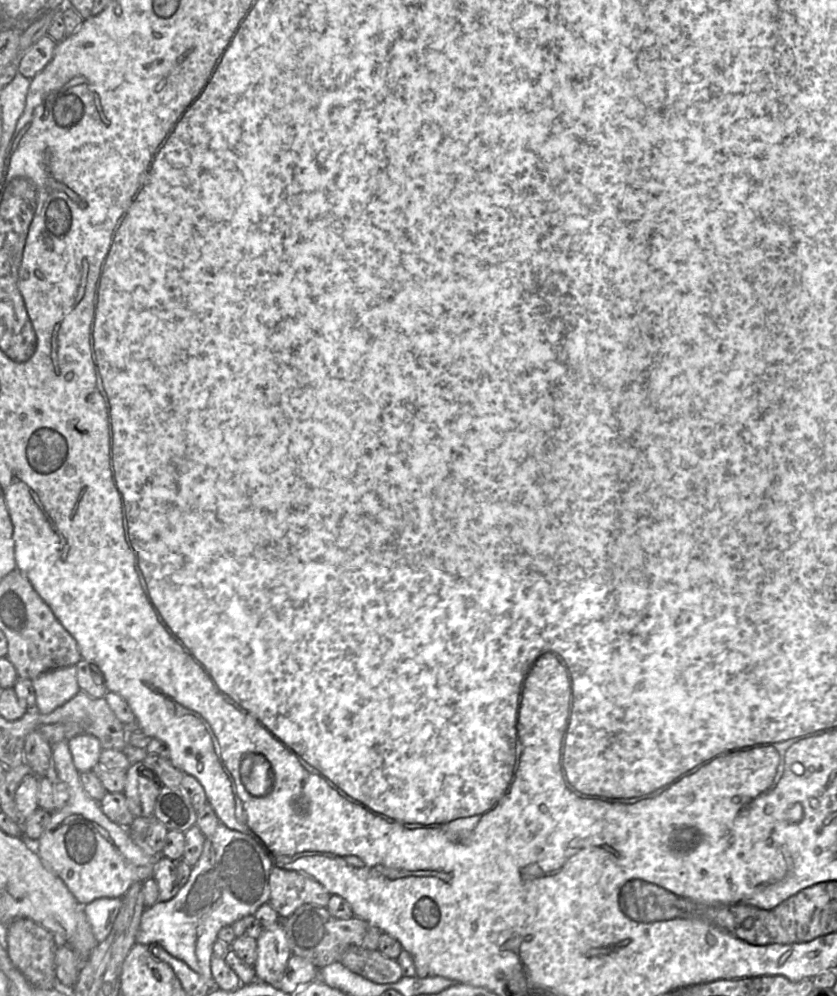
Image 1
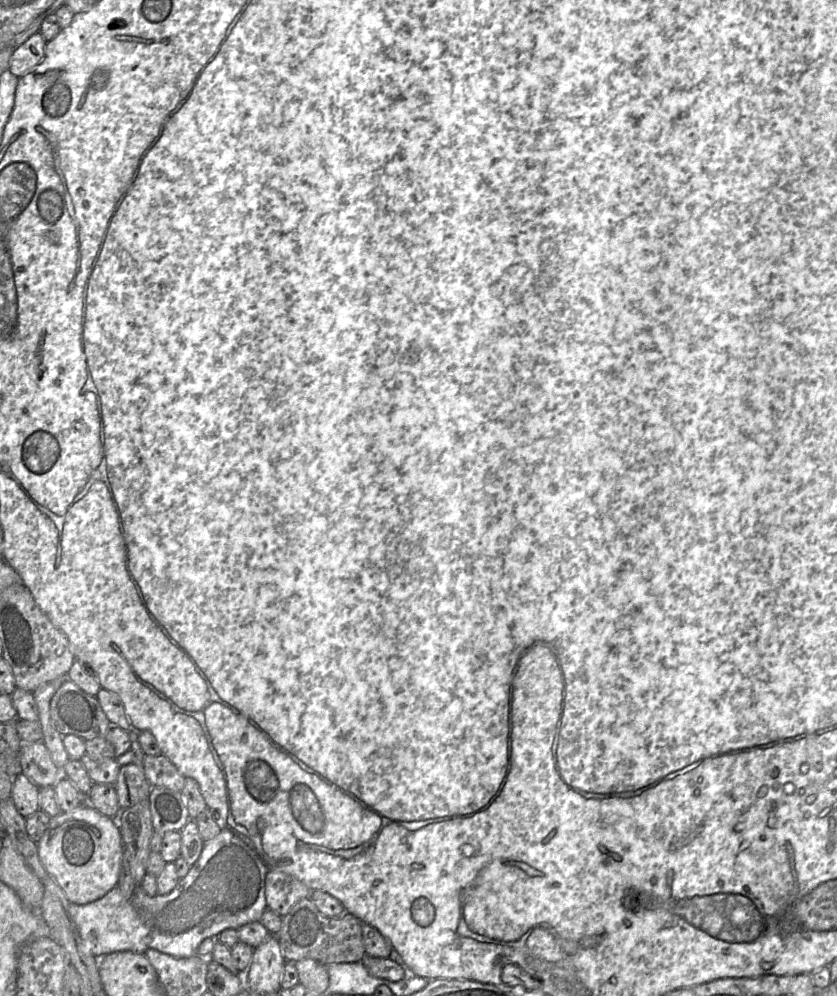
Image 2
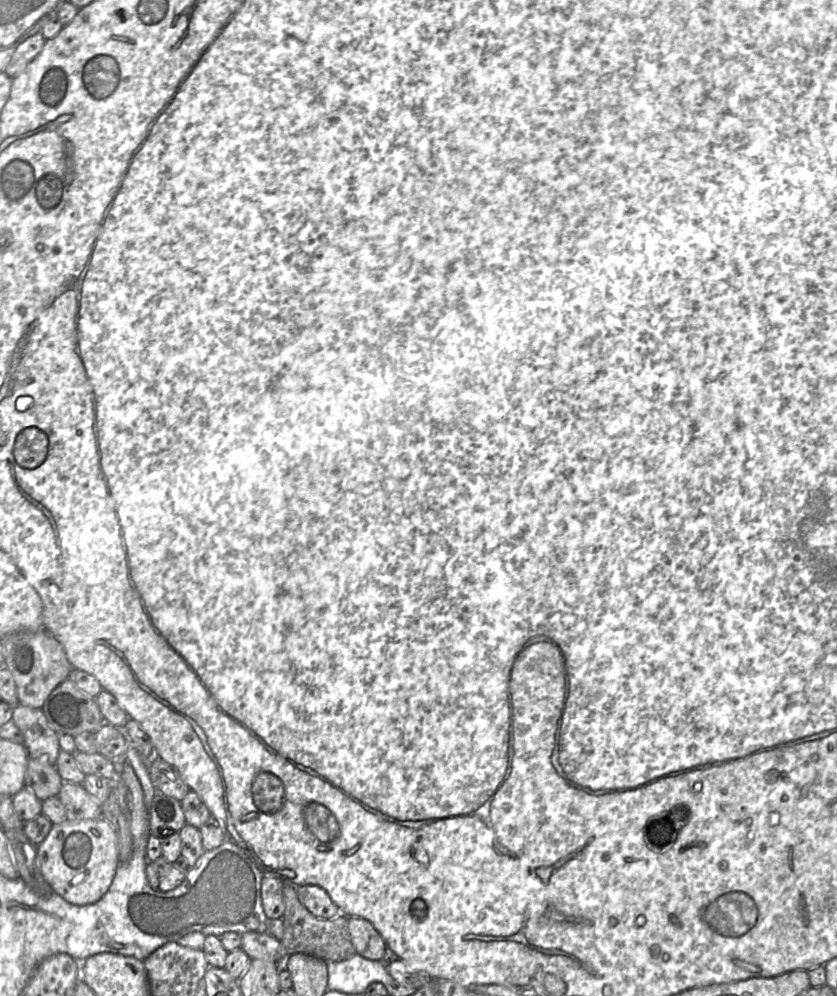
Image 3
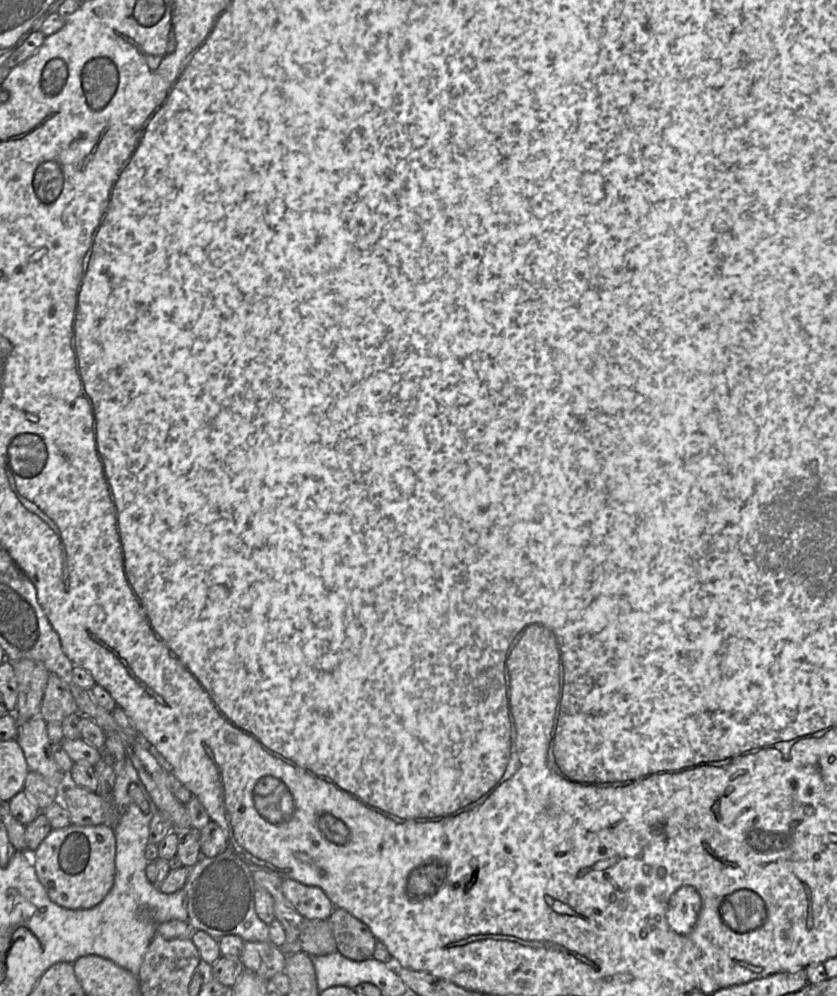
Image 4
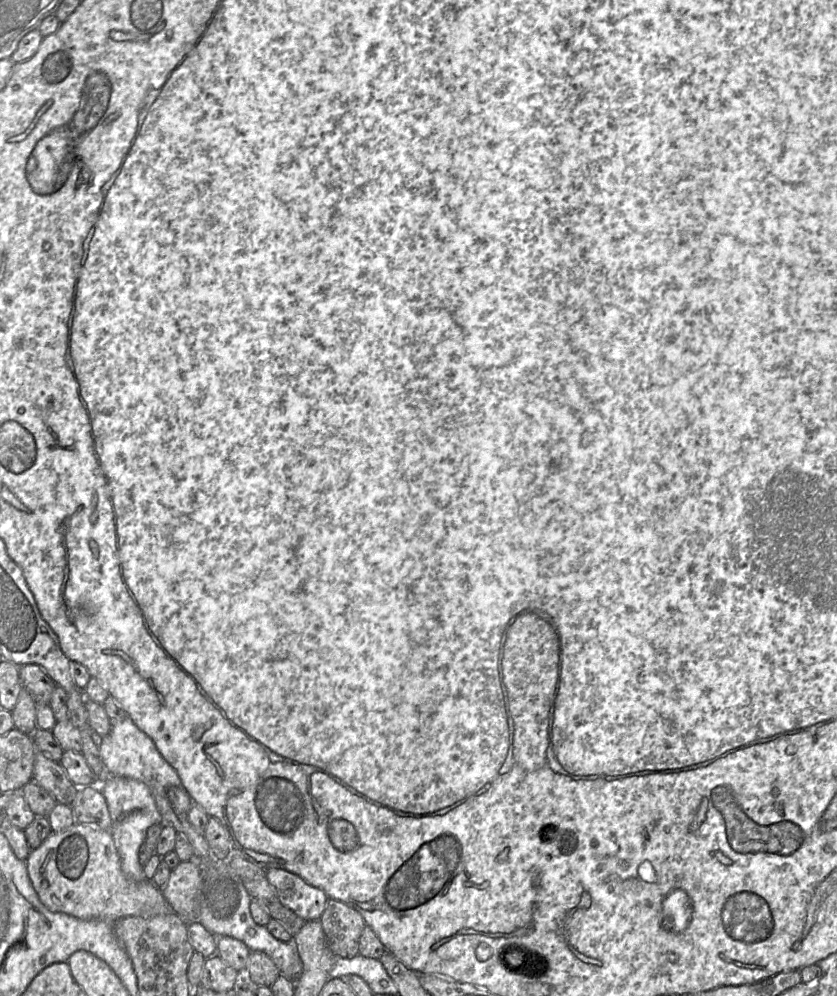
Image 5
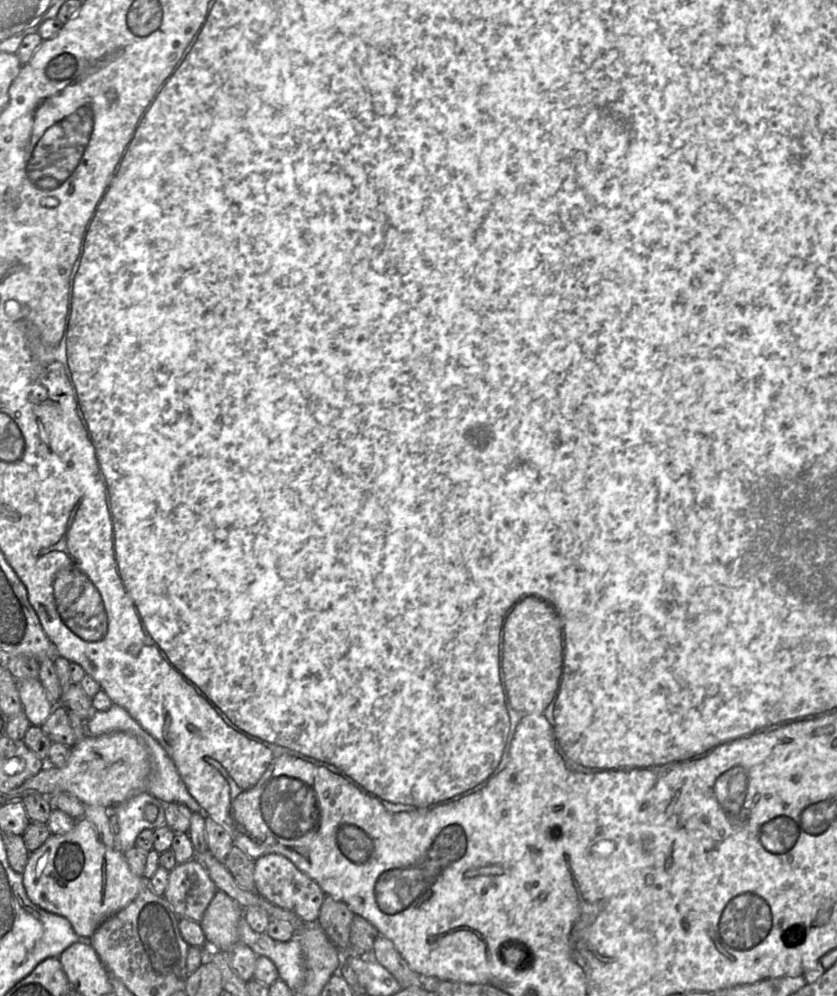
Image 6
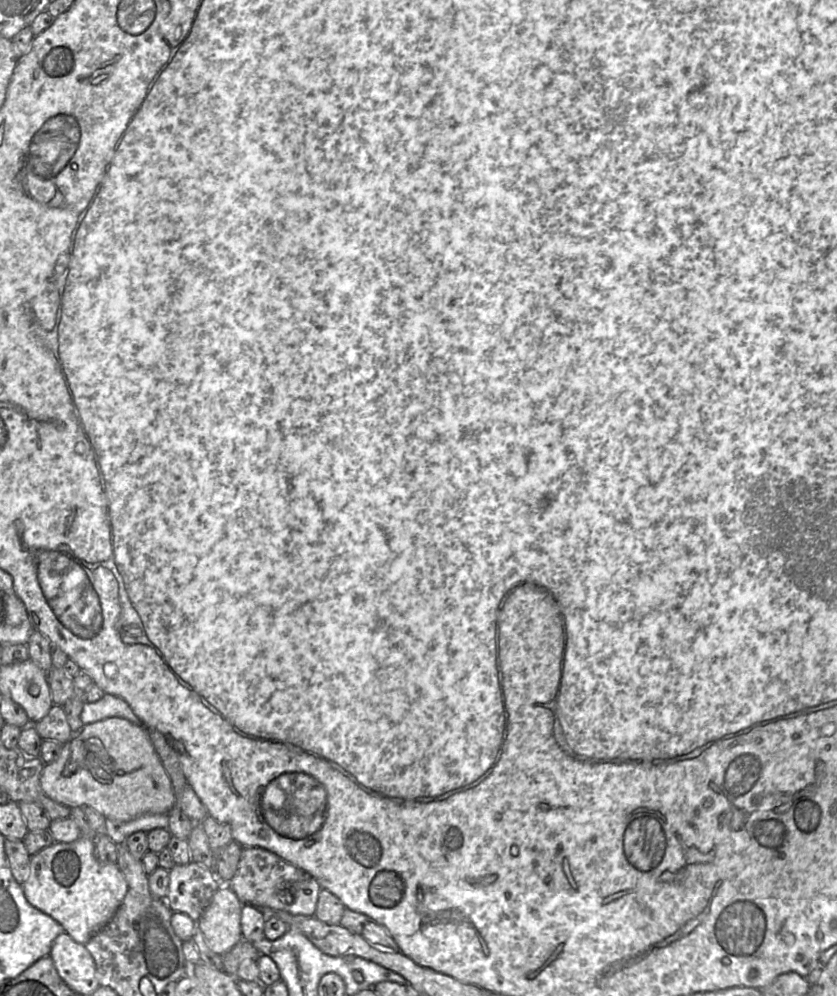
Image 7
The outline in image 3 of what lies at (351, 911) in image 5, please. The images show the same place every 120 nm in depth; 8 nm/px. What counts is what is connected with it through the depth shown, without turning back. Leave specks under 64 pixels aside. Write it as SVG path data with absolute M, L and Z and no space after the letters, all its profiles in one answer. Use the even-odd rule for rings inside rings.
M348 917L348 930L358 955L369 960L383 960L387 944L370 921L361 917Z

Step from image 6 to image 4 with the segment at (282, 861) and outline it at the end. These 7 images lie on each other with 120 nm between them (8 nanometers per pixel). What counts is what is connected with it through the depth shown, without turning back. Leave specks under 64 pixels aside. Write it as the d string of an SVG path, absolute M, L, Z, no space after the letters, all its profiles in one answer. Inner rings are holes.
M283 878L282 891L295 910L308 919L327 920L335 908L326 893L317 886Z

